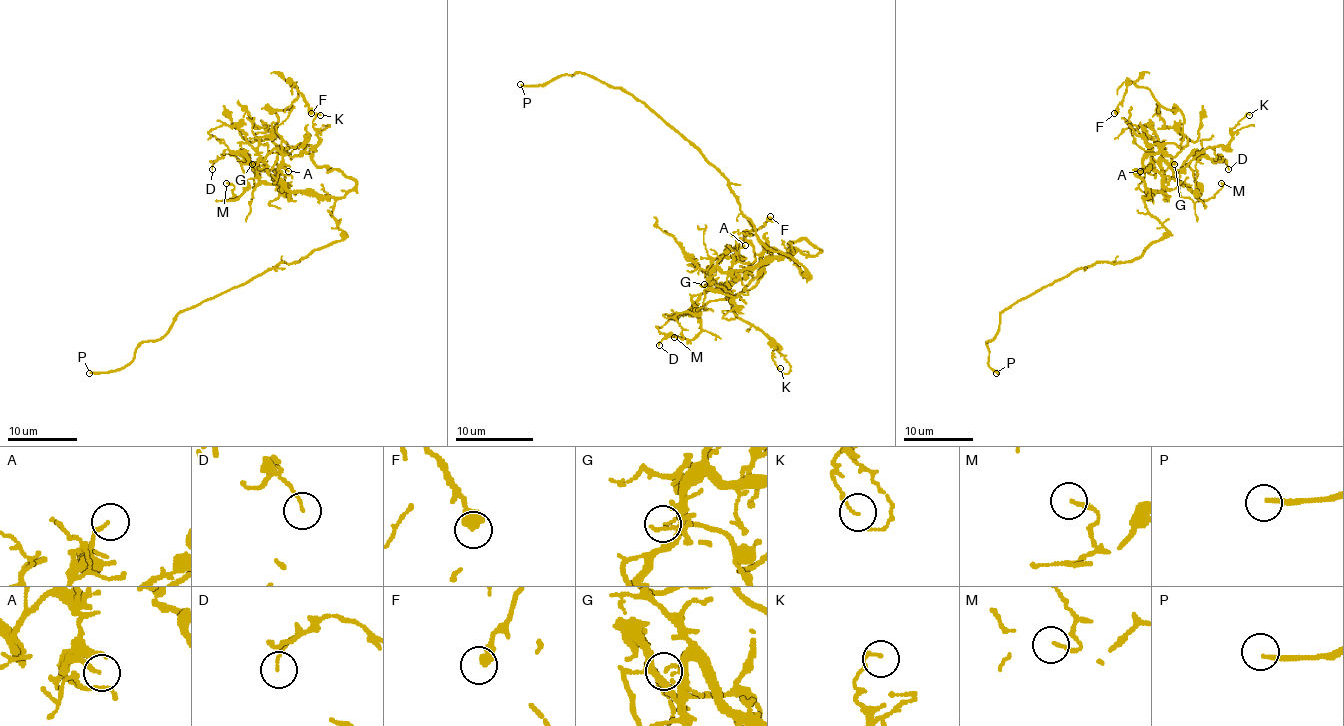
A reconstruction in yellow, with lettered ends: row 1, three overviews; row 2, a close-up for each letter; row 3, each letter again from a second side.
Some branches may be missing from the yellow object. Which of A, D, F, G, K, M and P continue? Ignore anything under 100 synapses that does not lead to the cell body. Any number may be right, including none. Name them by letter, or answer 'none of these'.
P

